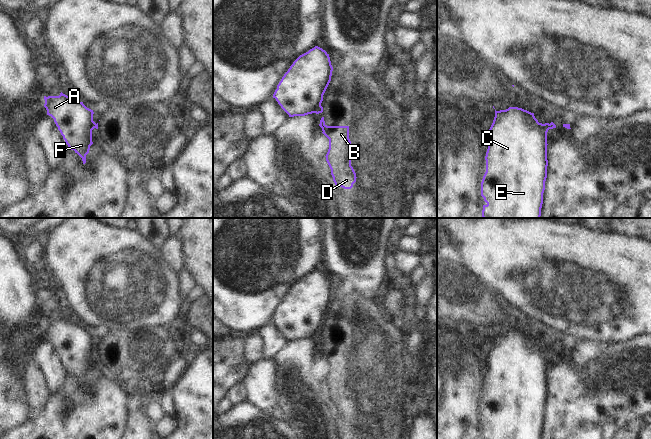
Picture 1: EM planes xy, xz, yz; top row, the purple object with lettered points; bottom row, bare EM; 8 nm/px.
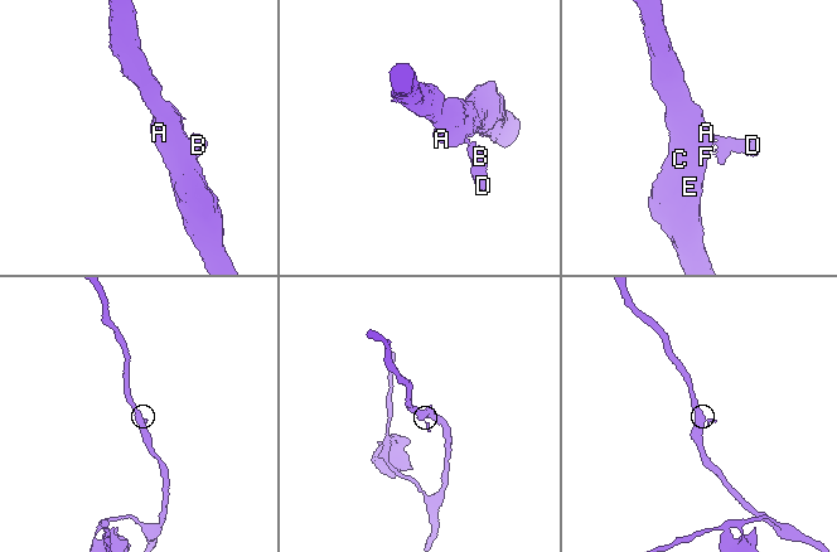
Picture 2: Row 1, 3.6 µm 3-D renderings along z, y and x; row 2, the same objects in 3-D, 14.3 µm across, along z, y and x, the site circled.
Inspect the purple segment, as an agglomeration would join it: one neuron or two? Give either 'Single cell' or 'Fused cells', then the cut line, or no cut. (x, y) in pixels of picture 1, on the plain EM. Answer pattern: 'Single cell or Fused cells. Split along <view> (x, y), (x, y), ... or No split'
Fused cells. Split along xz (320, 329), (319, 336).

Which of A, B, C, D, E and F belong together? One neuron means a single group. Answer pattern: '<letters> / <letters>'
A C E F / B D

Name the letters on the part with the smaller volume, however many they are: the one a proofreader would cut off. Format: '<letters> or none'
B, D.

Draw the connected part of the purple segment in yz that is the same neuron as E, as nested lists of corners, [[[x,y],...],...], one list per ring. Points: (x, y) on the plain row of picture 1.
[[[518,331],[495,334],[489,353],[486,396],[481,420],[487,427],[482,439],[541,439],[547,402],[547,356],[549,347],[539,347],[534,337]]]

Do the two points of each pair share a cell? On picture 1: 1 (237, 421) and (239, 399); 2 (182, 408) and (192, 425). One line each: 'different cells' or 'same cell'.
1: different cells
2: same cell

